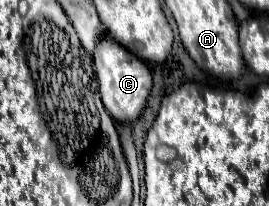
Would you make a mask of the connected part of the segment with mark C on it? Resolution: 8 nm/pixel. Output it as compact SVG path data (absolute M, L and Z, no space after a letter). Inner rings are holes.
M110 37L100 39L92 57L94 57L94 73L98 77L100 97L102 97L106 111L116 121L136 121L152 91L152 75L146 63Z

